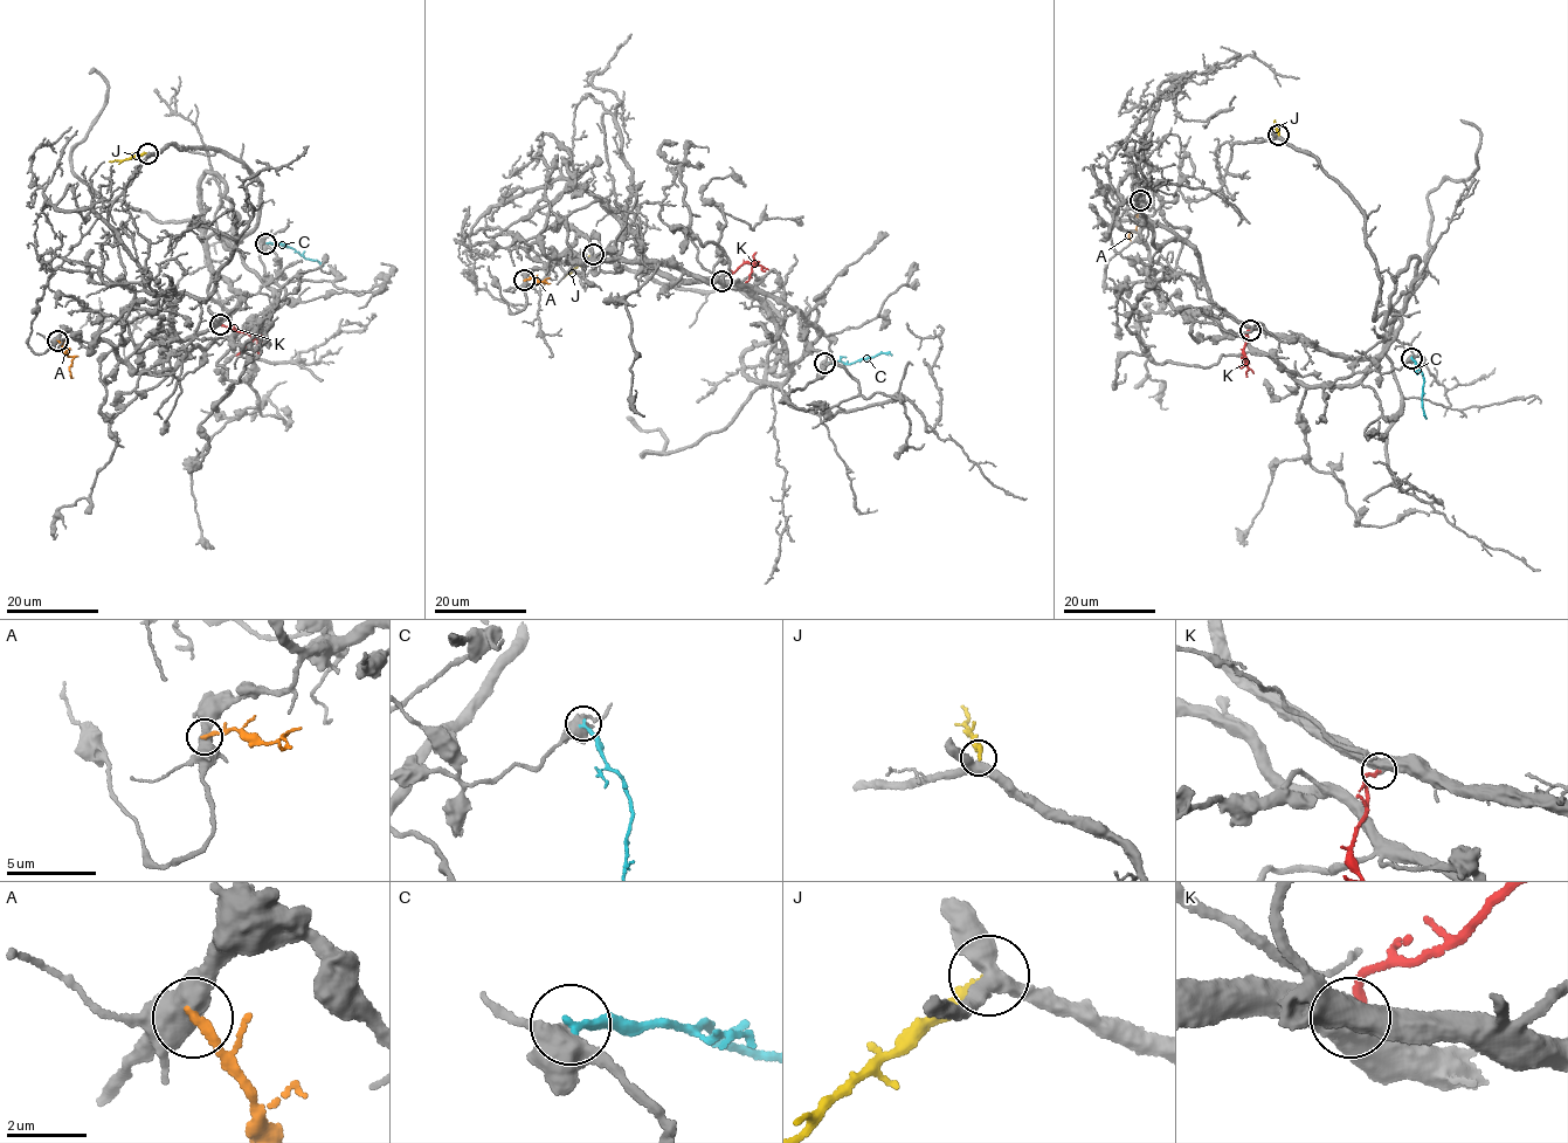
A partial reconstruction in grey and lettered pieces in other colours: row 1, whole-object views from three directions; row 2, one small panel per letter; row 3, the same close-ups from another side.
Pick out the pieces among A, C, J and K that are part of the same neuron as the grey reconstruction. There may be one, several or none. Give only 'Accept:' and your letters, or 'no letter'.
Accept: K

